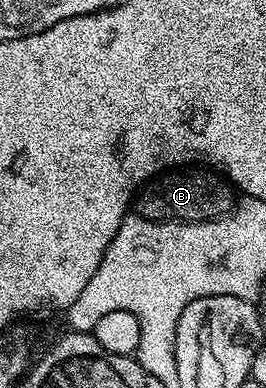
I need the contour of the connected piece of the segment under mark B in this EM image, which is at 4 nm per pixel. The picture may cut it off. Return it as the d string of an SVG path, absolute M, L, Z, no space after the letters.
M199 164L180 166L156 174L136 193L134 213L154 222L210 222L231 213L236 205L236 191L222 174Z

